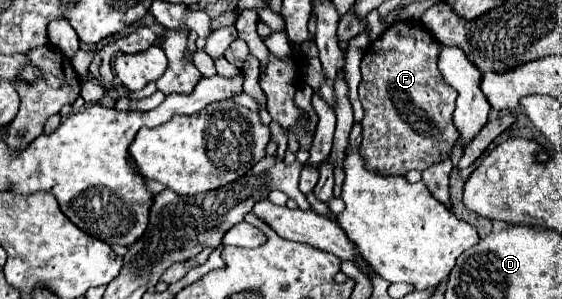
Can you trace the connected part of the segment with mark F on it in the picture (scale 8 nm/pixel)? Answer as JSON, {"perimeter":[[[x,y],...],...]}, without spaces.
{"perimeter":[[[413,21],[393,23],[379,39],[375,39],[367,47],[361,61],[363,79],[359,83],[359,99],[365,109],[365,117],[361,121],[363,143],[359,147],[359,153],[369,171],[375,171],[385,177],[395,173],[405,175],[411,169],[423,171],[451,157],[451,151],[459,139],[459,131],[453,123],[457,91],[445,83],[437,69],[437,49],[439,43],[431,35],[431,31],[425,29],[421,23]]]}

